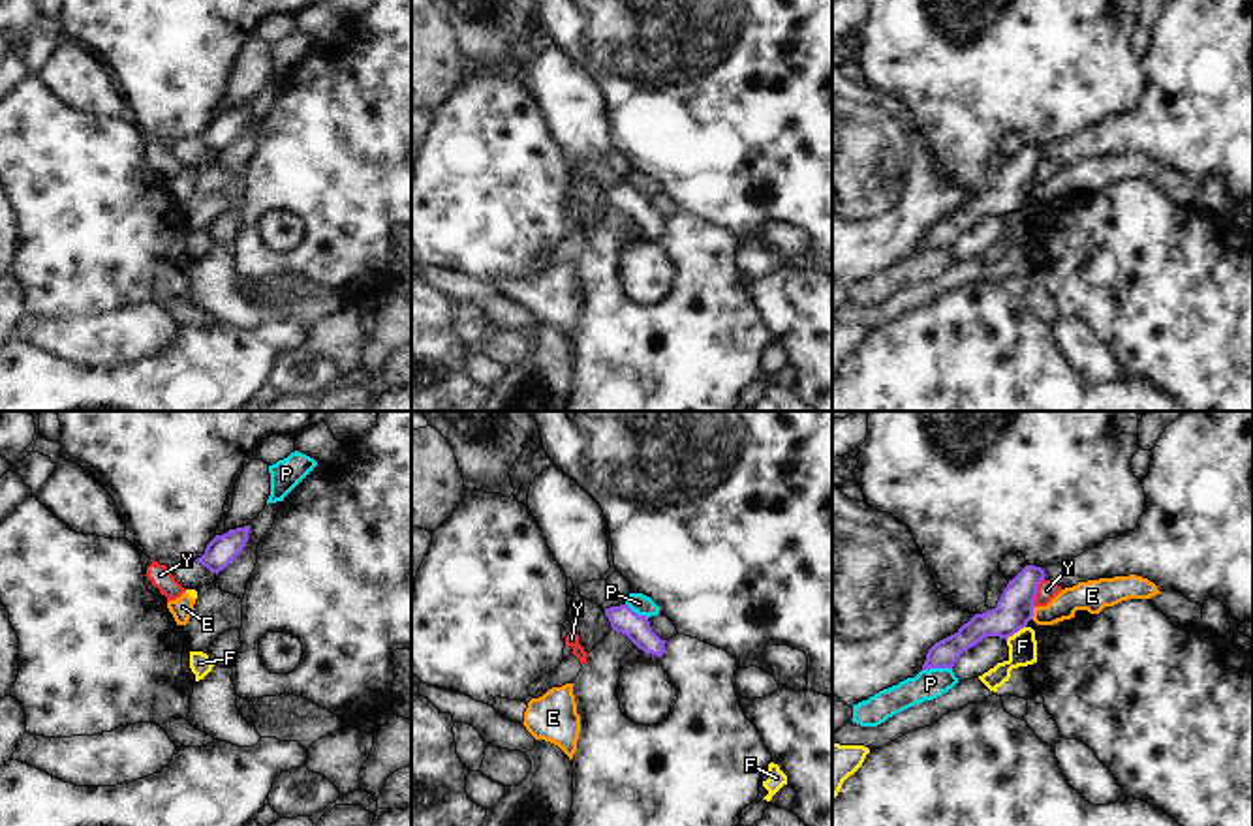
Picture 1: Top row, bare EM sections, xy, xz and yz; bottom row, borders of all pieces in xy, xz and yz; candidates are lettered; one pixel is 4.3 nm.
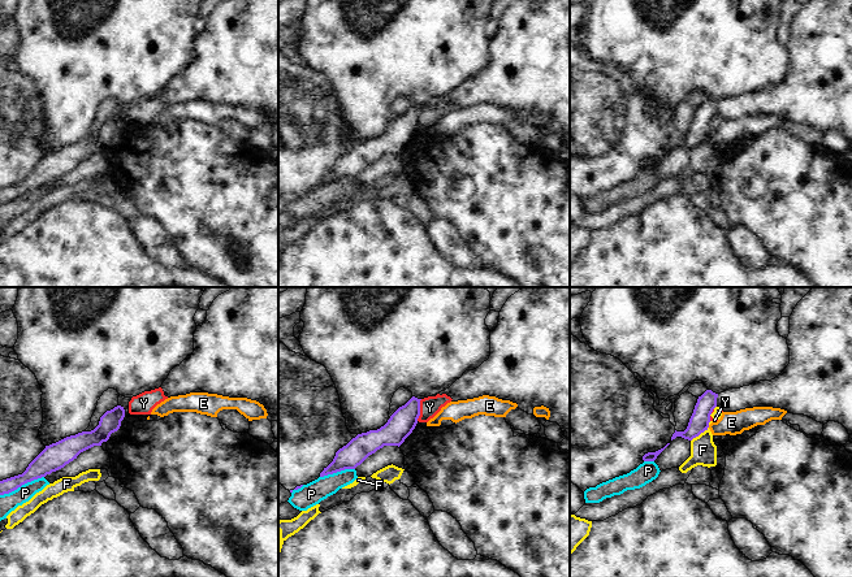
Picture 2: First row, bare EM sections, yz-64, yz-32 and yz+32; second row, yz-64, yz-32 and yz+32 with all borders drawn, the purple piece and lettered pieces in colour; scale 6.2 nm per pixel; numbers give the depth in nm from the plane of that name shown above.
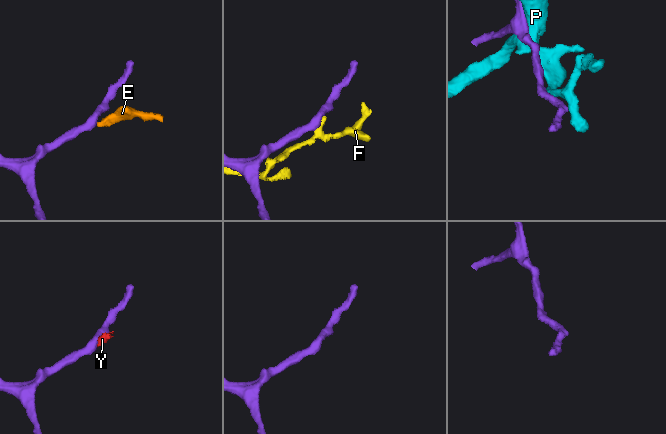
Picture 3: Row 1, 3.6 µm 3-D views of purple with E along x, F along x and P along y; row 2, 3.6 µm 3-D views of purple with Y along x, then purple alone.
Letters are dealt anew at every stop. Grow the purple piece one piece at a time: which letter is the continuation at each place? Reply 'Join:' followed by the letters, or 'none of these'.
Join: none of these

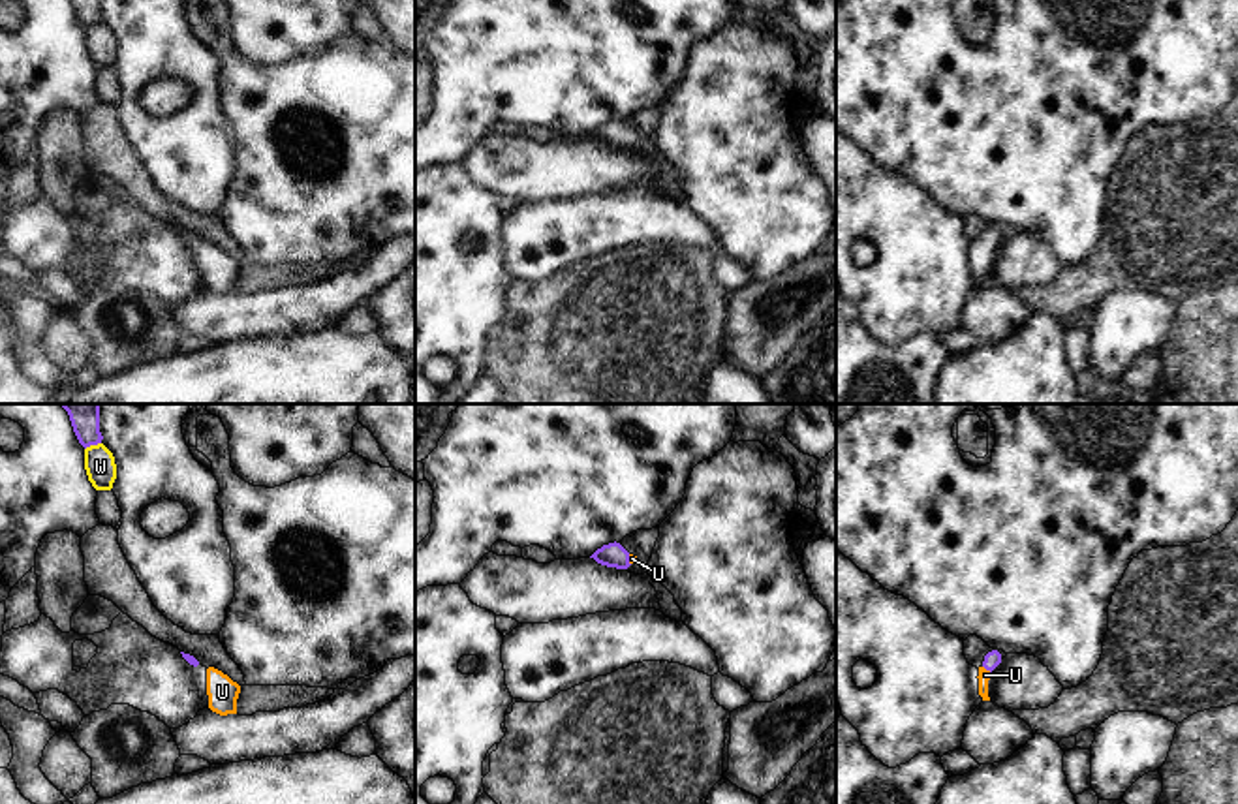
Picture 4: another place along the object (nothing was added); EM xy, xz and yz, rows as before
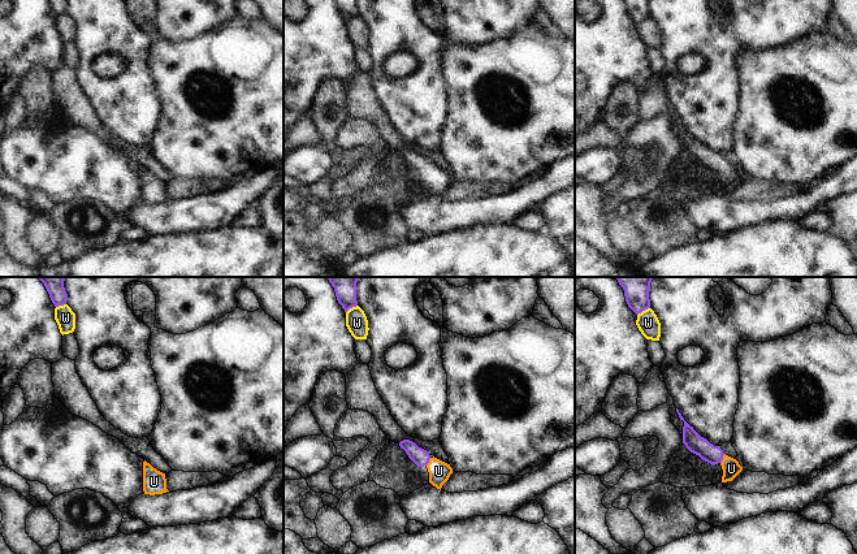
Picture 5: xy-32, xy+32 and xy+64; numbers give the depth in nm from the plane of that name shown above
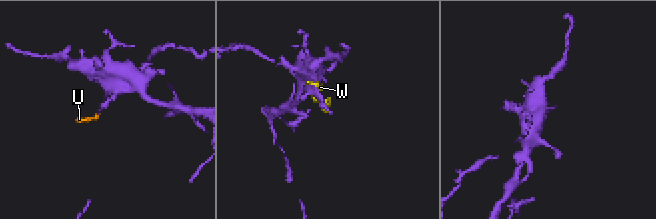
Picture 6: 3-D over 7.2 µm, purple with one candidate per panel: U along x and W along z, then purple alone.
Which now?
Join: U

